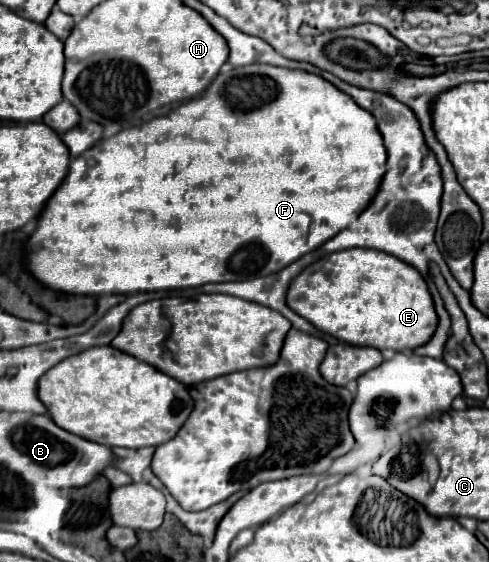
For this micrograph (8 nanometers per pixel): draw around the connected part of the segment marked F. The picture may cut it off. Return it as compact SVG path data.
M244 65L228 73L220 73L200 99L182 103L168 115L156 117L136 127L118 131L112 137L98 141L92 149L86 149L80 157L70 161L66 179L56 193L46 201L38 215L36 229L26 241L26 271L44 287L60 293L98 297L101 295L126 295L136 291L160 291L160 289L186 289L204 283L222 281L246 281L266 277L282 267L290 265L298 257L318 249L320 243L332 239L346 229L372 201L378 185L386 173L386 149L376 121L372 115L360 109L346 93L340 93L334 85L328 85L318 75L306 71L292 71L272 65Z

